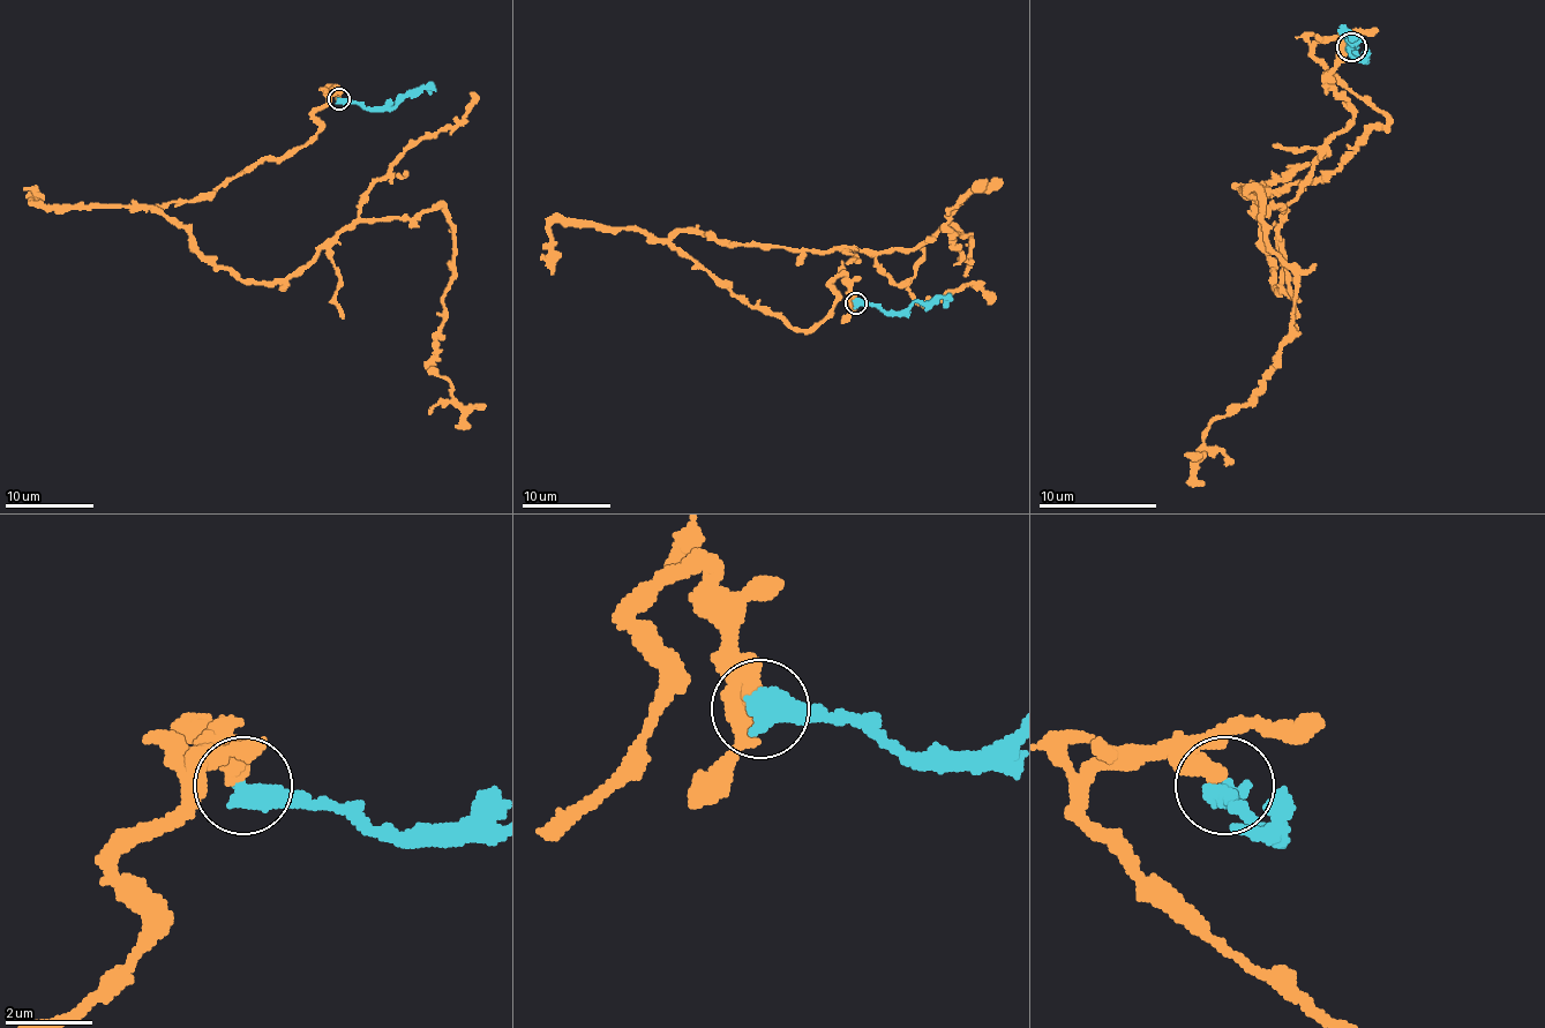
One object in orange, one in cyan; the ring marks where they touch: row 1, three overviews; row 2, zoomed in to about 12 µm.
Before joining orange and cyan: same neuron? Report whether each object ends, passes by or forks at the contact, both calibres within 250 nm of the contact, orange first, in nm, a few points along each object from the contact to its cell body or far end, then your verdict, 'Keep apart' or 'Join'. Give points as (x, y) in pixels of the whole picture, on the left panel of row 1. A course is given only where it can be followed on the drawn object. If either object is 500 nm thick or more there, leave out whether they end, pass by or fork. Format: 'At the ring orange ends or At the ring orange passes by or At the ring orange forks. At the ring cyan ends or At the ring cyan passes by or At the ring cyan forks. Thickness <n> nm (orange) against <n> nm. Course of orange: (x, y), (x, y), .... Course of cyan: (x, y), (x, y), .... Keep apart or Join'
Thickness 380 nm (orange) against 600 nm. Course of orange: (339, 97), (295, 150), (155, 208), (217, 265), (286, 282), (359, 222), (440, 205), (428, 364), (457, 428). Course of cyan: (339, 99), (359, 102), (366, 109), (388, 109), (424, 88), (430, 95). Keep apart

